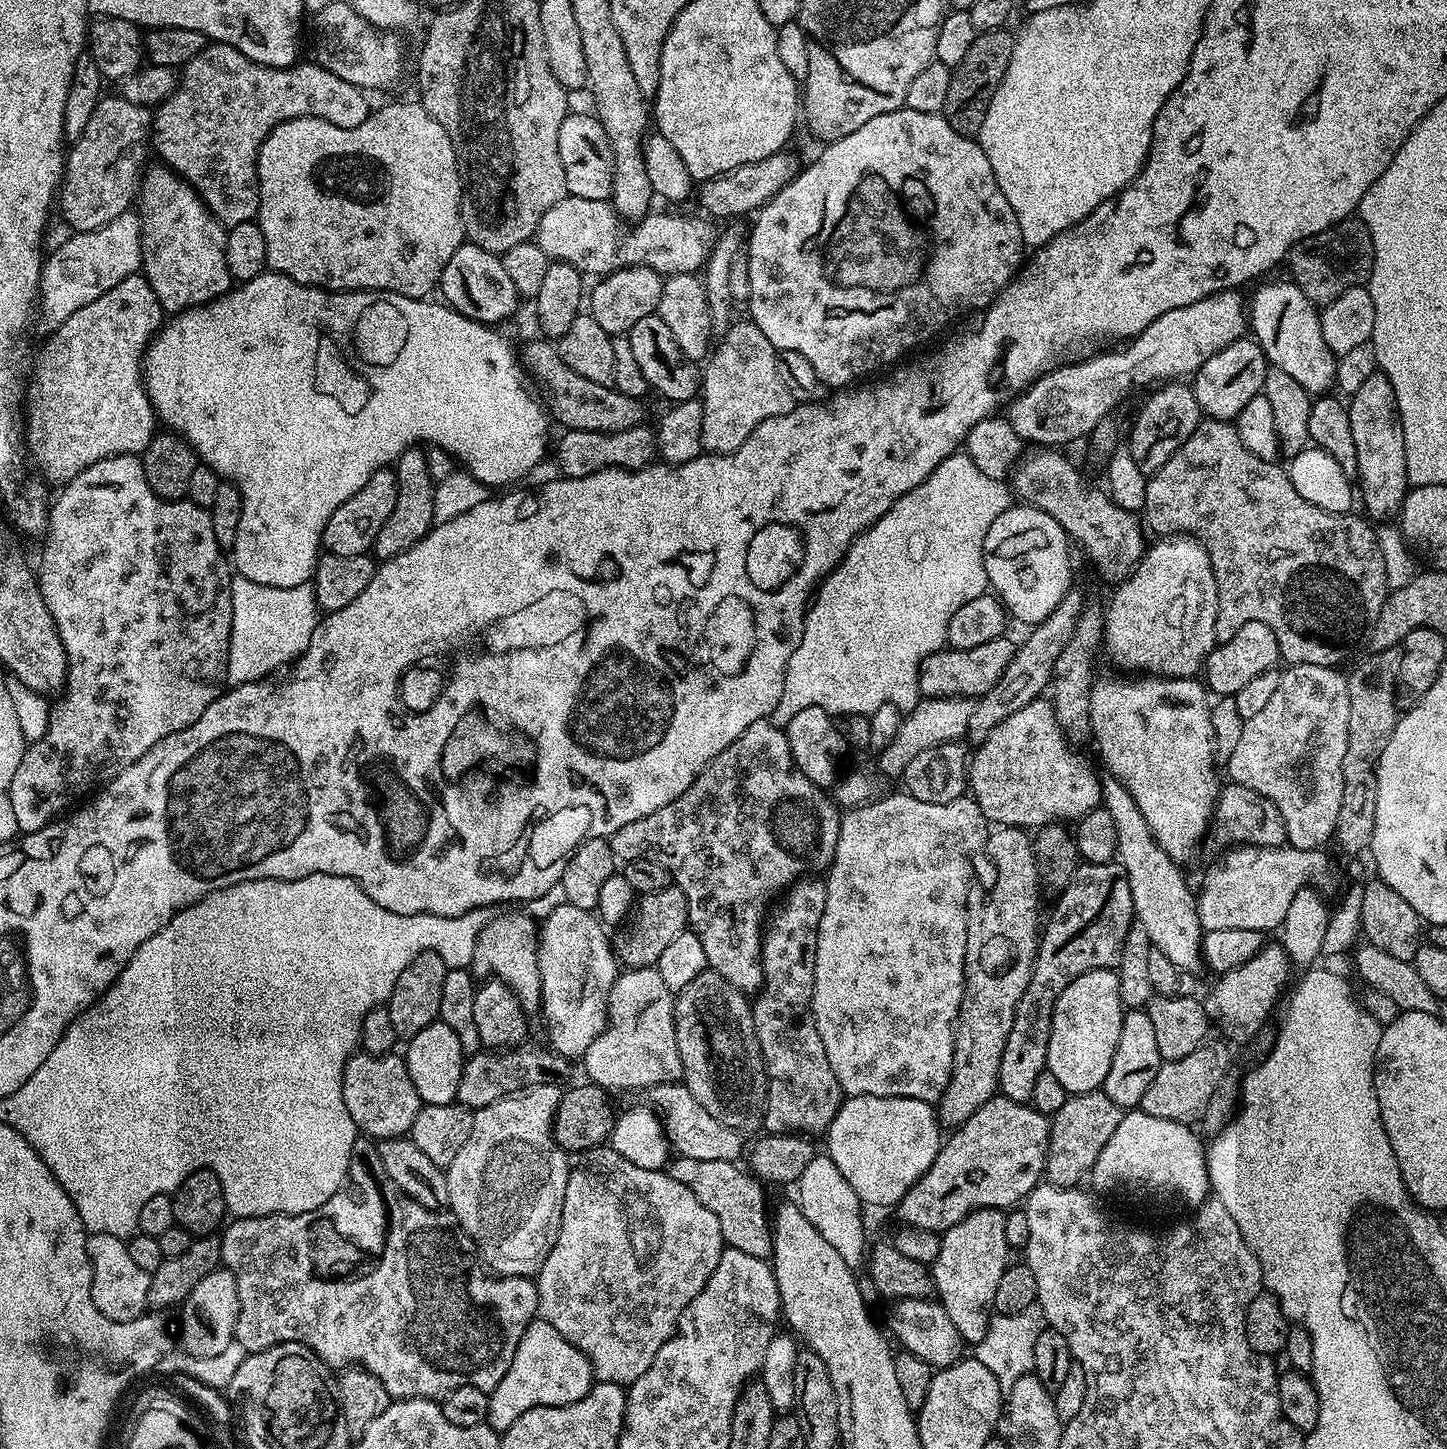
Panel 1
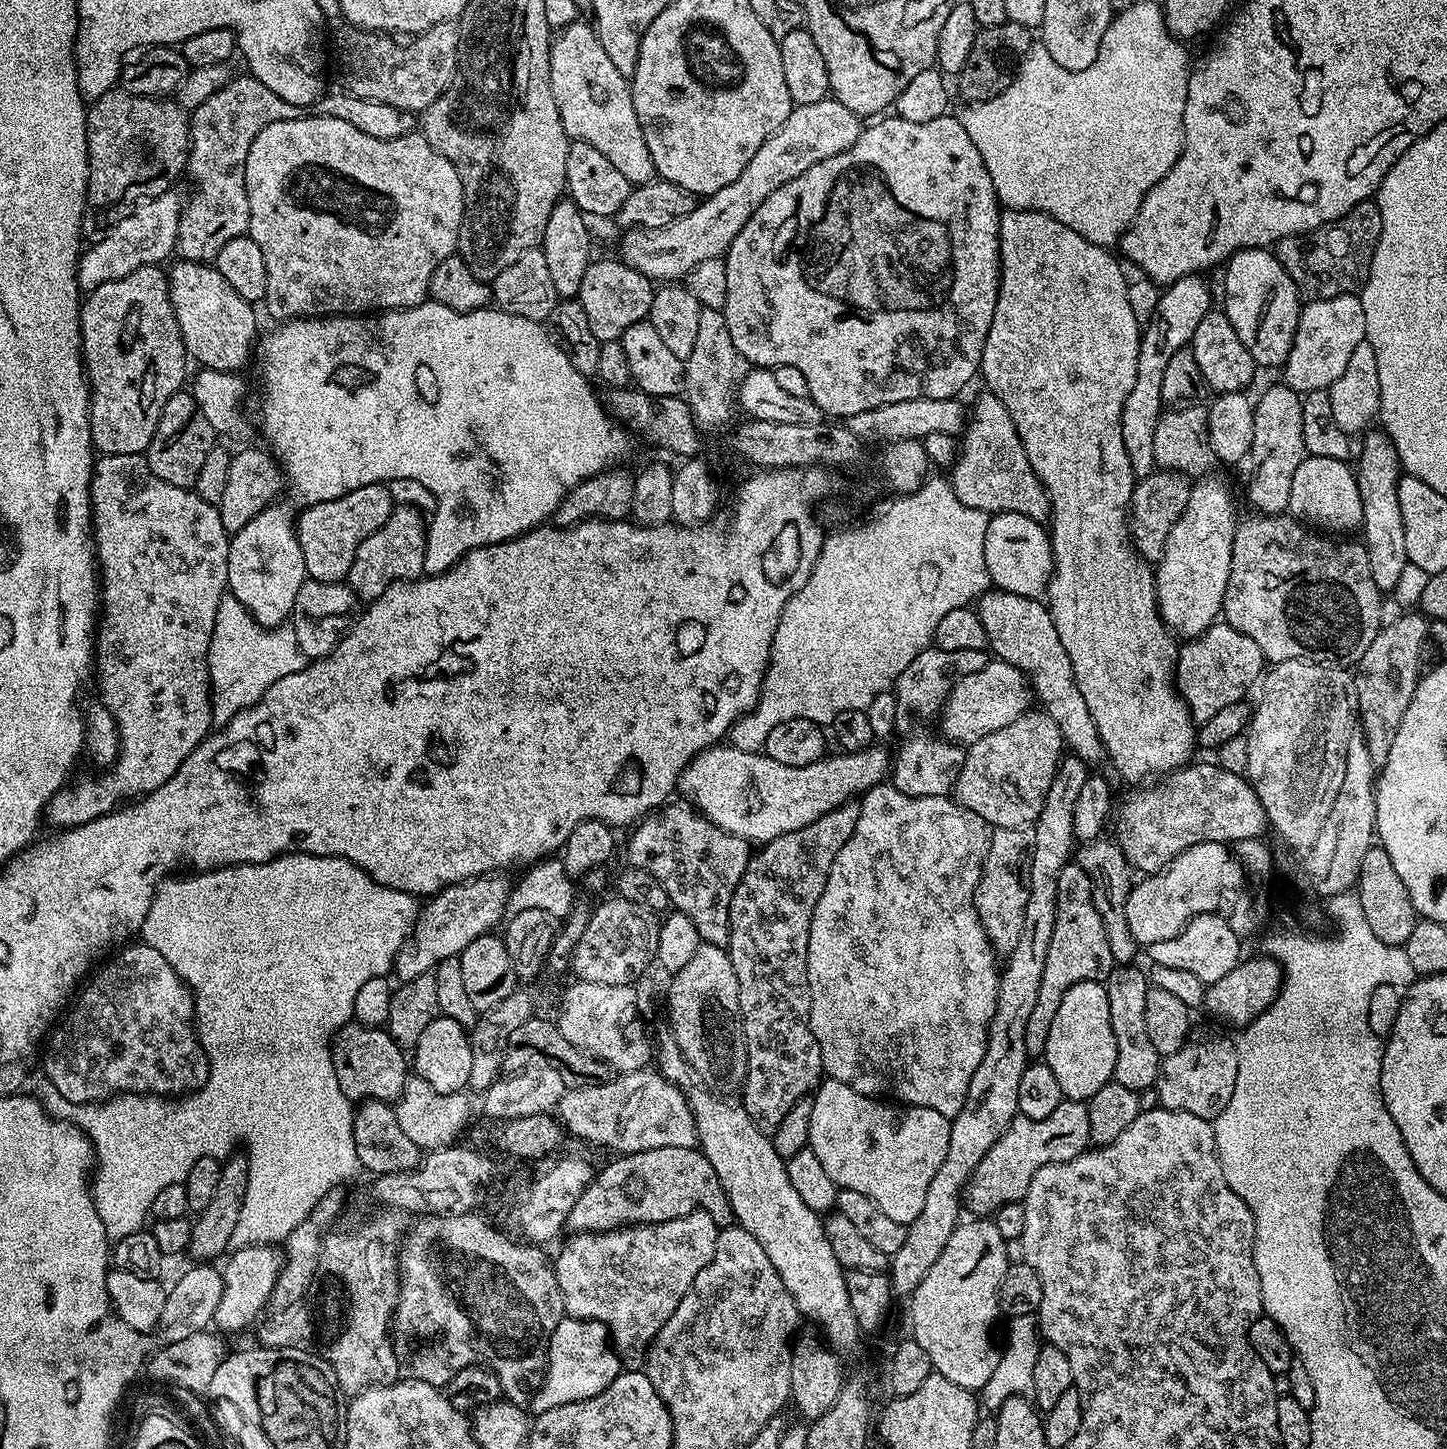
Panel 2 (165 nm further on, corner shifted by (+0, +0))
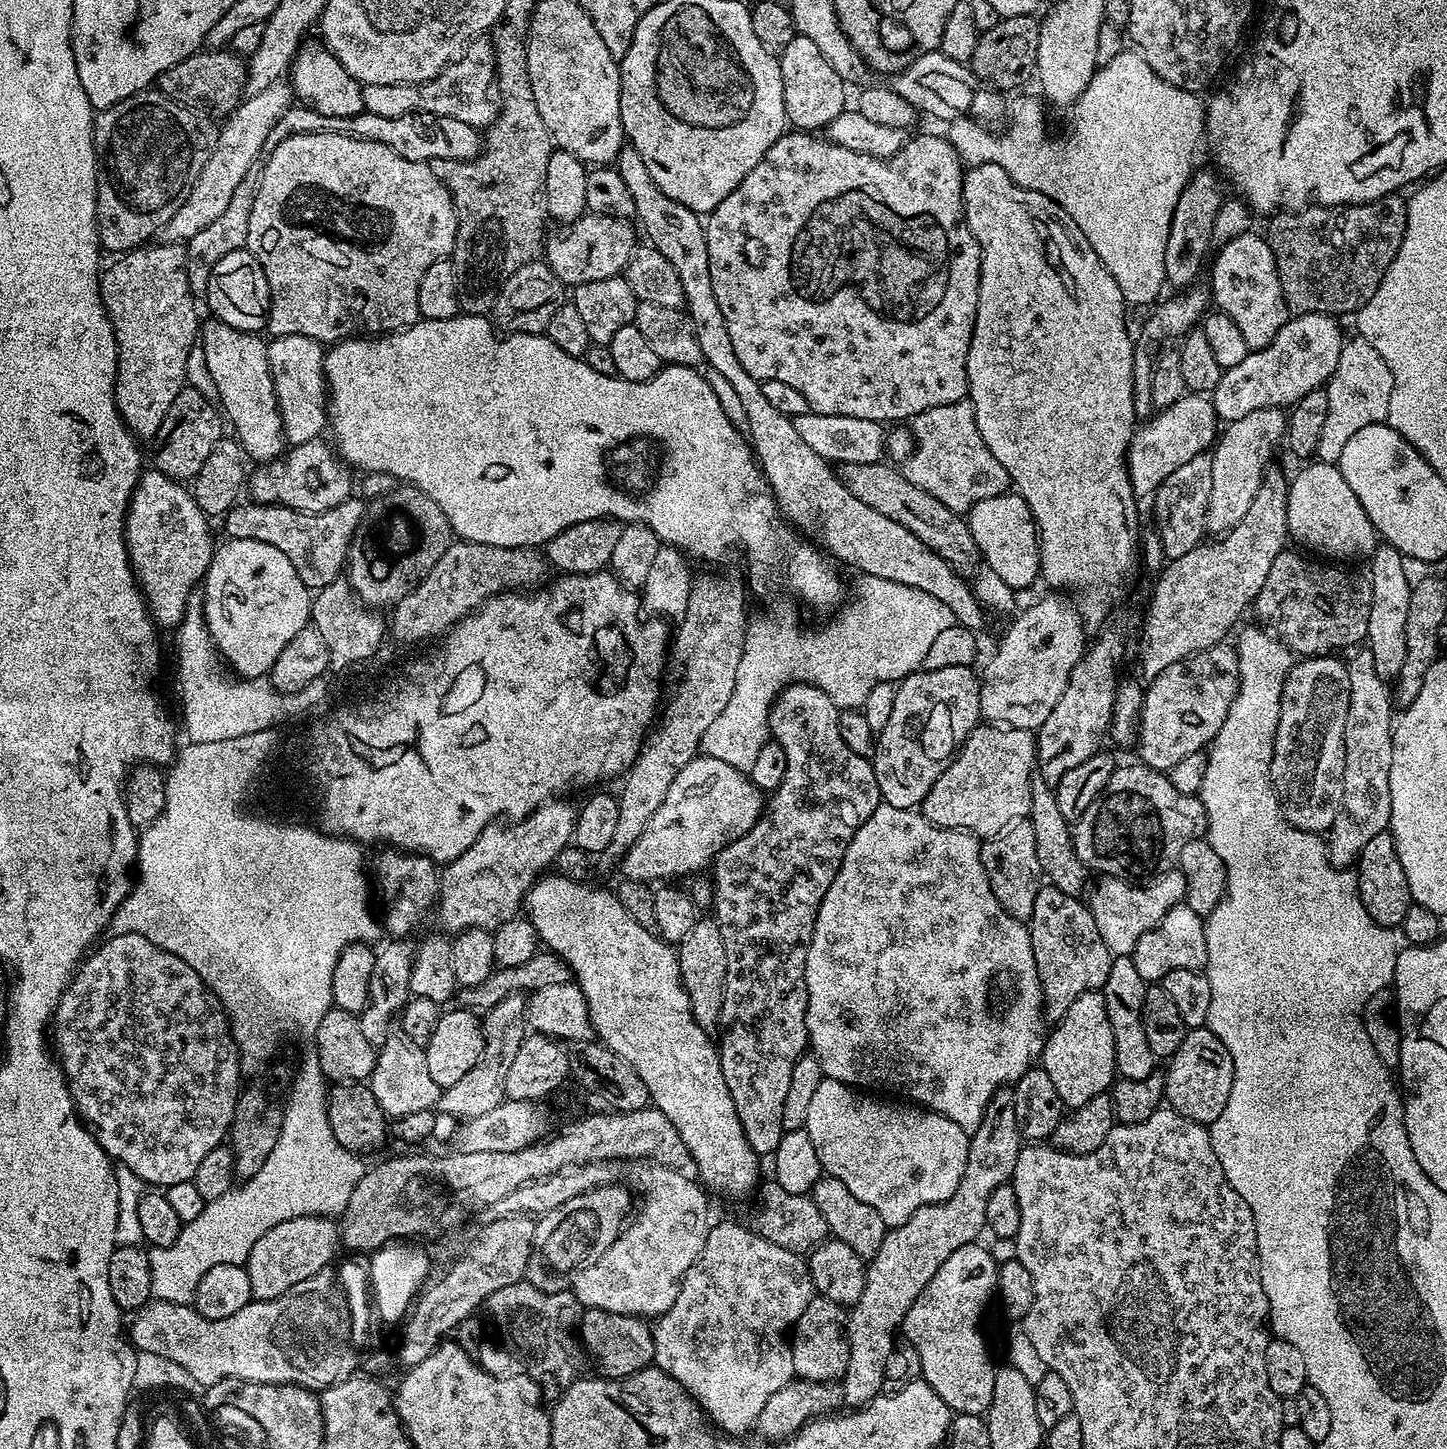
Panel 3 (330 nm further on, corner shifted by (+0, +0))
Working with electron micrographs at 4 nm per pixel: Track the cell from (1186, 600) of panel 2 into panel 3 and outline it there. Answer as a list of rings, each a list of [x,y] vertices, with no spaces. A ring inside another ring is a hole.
[[[1263,408],[1246,414],[1246,418],[1231,421],[1223,429],[1211,449],[1212,469],[1210,470],[1210,502],[1206,510],[1207,531],[1212,534],[1228,532],[1242,522],[1246,510],[1254,502],[1254,494],[1262,486],[1264,474],[1273,463],[1276,447],[1281,447],[1288,430],[1288,418],[1284,408]]]

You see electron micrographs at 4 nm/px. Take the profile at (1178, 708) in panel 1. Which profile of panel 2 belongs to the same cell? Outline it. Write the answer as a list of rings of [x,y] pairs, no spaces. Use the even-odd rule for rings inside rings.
[[[1017,208],[1001,211],[1000,289],[998,302],[994,306],[994,322],[990,322],[990,334],[986,334],[986,346],[982,350],[980,372],[982,380],[984,376],[988,383],[985,384],[987,391],[993,392],[1002,402],[1002,406],[1006,406],[1018,438],[1026,450],[1026,458],[1030,458],[1030,466],[1044,483],[1048,501],[1052,503],[1052,576],[1048,579],[1046,603],[1048,613],[1054,618],[1054,630],[1058,630],[1058,638],[1062,638],[1062,646],[1066,646],[1066,654],[1070,654],[1070,666],[1074,666],[1078,690],[1082,690],[1082,698],[1086,698],[1086,706],[1090,706],[1090,718],[1094,718],[1098,726],[1098,734],[1108,750],[1110,764],[1126,779],[1144,782],[1147,781],[1144,780],[1147,776],[1152,776],[1155,772],[1167,774],[1185,767],[1193,759],[1192,748],[1197,747],[1198,728],[1174,683],[1178,640],[1164,627],[1164,619],[1160,617],[1160,605],[1156,599],[1156,573],[1153,565],[1137,552],[1128,531],[1132,492],[1136,488],[1138,477],[1130,466],[1130,458],[1126,458],[1126,446],[1122,446],[1122,406],[1126,402],[1126,394],[1130,394],[1134,386],[1134,374],[1138,370],[1142,324],[1141,321],[1136,321],[1136,312],[1132,309],[1131,298],[1128,297],[1128,280],[1120,269],[1121,261],[1116,261],[1108,252],[1111,251],[1107,247],[1091,244],[1086,238],[1082,238],[1082,234],[1070,230],[1070,226],[1062,226],[1062,222],[1050,218],[1044,212]]]

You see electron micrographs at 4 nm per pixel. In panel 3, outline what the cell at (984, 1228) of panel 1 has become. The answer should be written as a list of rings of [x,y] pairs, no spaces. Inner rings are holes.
[[[973,1242],[954,1250],[942,1266],[938,1266],[938,1274],[930,1278],[926,1290],[918,1294],[914,1306],[906,1310],[906,1318],[902,1325],[902,1336],[912,1343],[916,1356],[920,1359],[919,1375],[931,1386],[934,1394],[946,1402],[953,1413],[961,1416],[979,1416],[987,1413],[990,1398],[994,1394],[994,1374],[997,1365],[992,1364],[992,1352],[988,1349],[988,1336],[984,1333],[984,1311],[988,1303],[993,1303],[996,1292],[996,1270],[998,1263],[991,1251],[983,1243]]]

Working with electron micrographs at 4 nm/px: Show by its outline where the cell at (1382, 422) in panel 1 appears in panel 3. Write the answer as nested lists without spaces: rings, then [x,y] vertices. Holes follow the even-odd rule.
[[[1381,543],[1370,557],[1372,565],[1366,569],[1372,582],[1366,648],[1374,654],[1374,670],[1378,670],[1385,682],[1395,681],[1402,670],[1402,662],[1406,662],[1406,613],[1410,611],[1412,586],[1406,582],[1402,560],[1398,549]]]

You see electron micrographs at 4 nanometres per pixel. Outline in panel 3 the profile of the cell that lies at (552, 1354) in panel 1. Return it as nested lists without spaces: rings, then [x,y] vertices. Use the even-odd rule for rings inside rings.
[[[597,1308],[587,1309],[581,1315],[578,1336],[582,1347],[608,1378],[629,1376],[649,1367],[654,1361],[654,1338],[647,1319],[626,1314],[614,1314]]]

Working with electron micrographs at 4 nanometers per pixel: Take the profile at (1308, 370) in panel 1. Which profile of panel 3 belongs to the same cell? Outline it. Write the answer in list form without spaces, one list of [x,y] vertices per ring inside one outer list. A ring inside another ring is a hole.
[[[1250,231],[1219,245],[1217,252],[1220,253],[1217,254],[1216,261],[1214,256],[1210,264],[1210,272],[1212,268],[1211,299],[1215,307],[1227,314],[1238,326],[1250,350],[1270,346],[1278,330],[1282,330],[1284,323],[1290,319],[1282,294],[1282,286],[1278,282],[1274,254],[1270,250],[1267,239],[1263,235],[1256,235],[1255,231]]]

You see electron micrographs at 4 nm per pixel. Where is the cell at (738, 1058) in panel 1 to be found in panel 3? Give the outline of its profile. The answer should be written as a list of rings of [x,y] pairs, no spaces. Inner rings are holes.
[[[697,919],[690,929],[690,934],[678,942],[680,958],[680,977],[684,983],[686,994],[690,998],[690,1010],[705,1030],[712,1030],[719,1025],[722,1014],[722,998],[726,986],[726,946],[722,938],[722,930],[715,919]]]

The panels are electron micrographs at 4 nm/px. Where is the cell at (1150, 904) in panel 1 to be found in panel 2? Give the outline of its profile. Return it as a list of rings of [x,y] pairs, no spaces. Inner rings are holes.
[[[989,590],[980,596],[974,611],[980,617],[982,630],[986,632],[991,655],[1026,674],[1035,699],[1041,700],[1044,703],[1041,704],[1043,711],[1047,712],[1050,718],[1054,718],[1054,723],[1057,724],[1071,755],[1077,756],[1089,766],[1105,763],[1108,760],[1108,750],[1098,734],[1098,726],[1094,718],[1090,718],[1090,706],[1086,706],[1086,698],[1082,698],[1082,690],[1078,690],[1078,682],[1074,678],[1074,666],[1070,666],[1070,654],[1066,654],[1066,646],[1062,646],[1062,638],[1058,638],[1058,630],[1054,630],[1054,618],[1048,613],[1047,603],[1040,598]]]

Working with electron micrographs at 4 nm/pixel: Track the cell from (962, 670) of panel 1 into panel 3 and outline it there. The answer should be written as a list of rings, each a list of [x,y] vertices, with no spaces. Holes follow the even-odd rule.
[[[946,666],[942,670],[924,668],[911,672],[896,684],[890,719],[877,735],[876,753],[870,758],[883,803],[899,808],[919,809],[926,794],[930,794],[930,786],[938,782],[946,766],[964,744],[965,738],[981,723],[980,676],[974,673],[972,668],[966,666]]]

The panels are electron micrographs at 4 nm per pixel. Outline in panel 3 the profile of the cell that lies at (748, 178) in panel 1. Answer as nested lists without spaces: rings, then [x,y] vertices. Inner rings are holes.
[[[585,214],[573,224],[557,227],[556,233],[547,237],[542,256],[552,267],[554,274],[565,286],[575,286],[586,282],[598,282],[598,278],[619,276],[625,271],[638,247],[637,229],[632,229],[633,221],[618,216],[598,216]],[[636,231],[636,232],[635,232]]]

